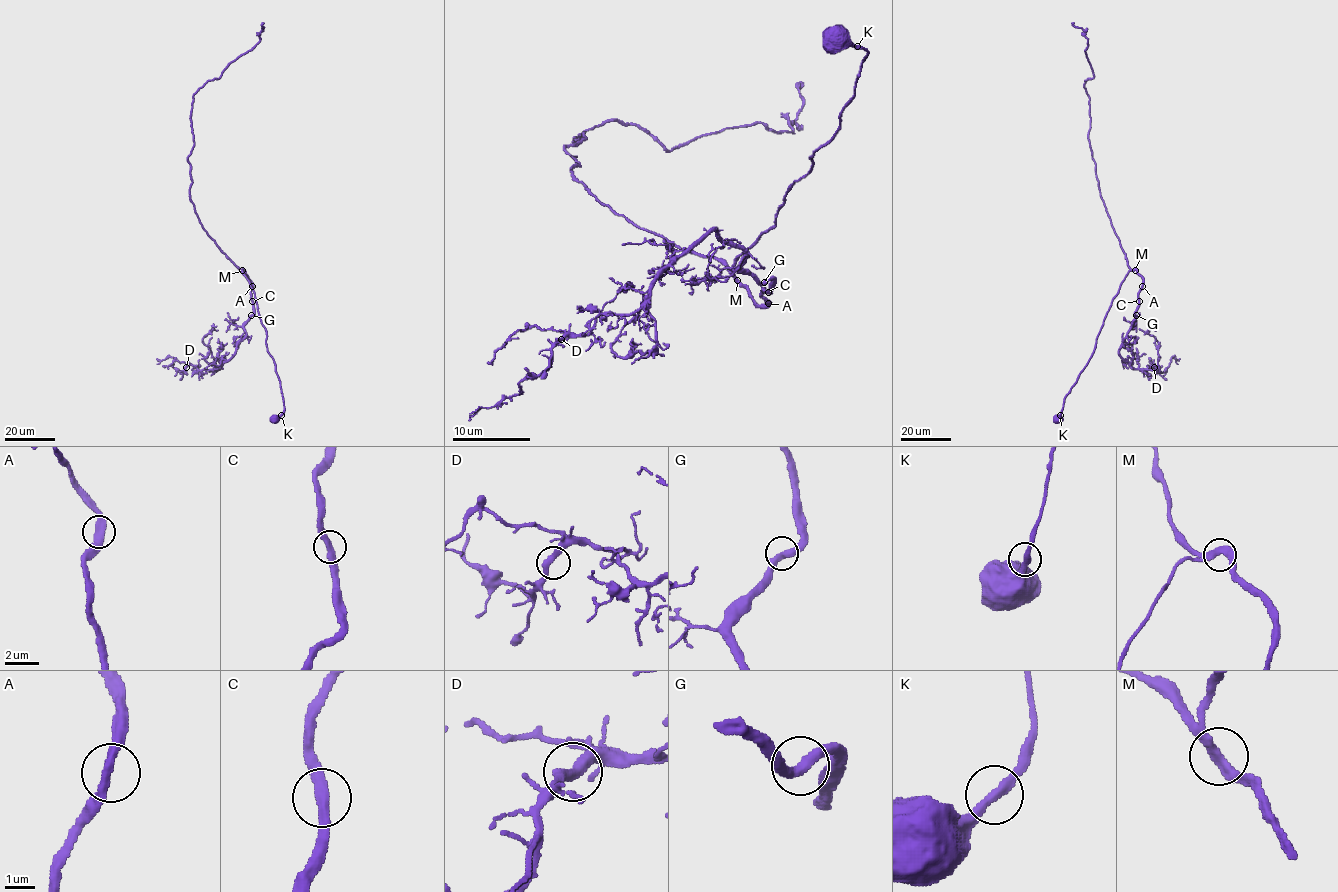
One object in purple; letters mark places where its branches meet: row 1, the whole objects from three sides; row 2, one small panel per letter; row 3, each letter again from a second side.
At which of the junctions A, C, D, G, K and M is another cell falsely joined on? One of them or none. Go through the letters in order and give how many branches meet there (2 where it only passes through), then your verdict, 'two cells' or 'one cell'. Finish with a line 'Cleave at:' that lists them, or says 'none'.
A: 2 | one cell
C: 2 | one cell
D: 2 | one cell
G: 2 | one cell
K: 2 | one cell
M: 2 | one cell
Cleave at: none

